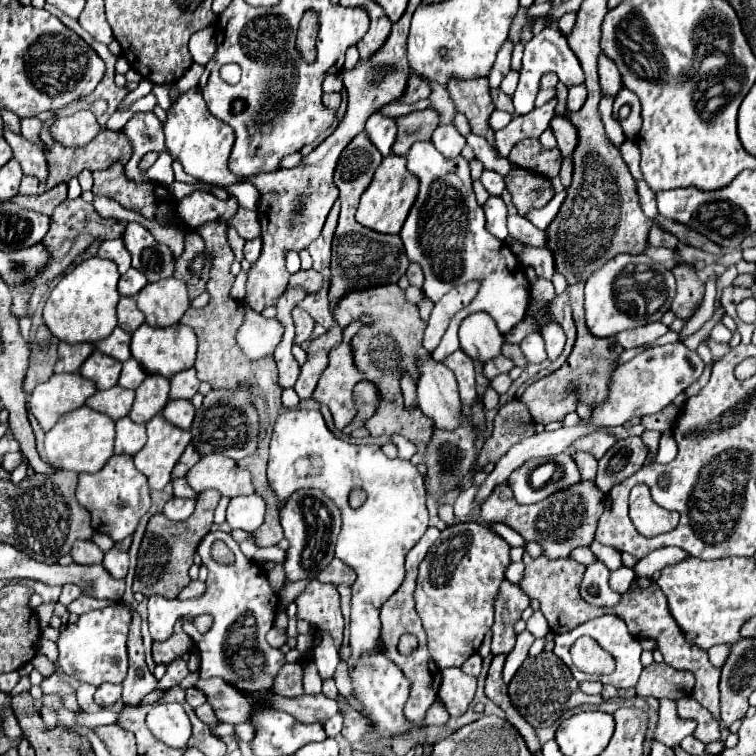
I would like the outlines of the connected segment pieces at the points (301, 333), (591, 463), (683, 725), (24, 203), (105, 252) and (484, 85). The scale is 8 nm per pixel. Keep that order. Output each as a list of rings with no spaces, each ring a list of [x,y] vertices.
[[[294,309],[292,311],[292,317],[294,317],[294,323],[296,323],[296,343],[298,345],[302,345],[304,341],[308,341],[310,339],[310,335],[312,335],[312,329],[314,329],[314,319],[306,313],[306,311],[302,311],[302,309]]]
[[[582,451],[574,453],[572,457],[574,457],[576,463],[578,463],[578,469],[580,469],[580,473],[582,473],[582,479],[594,481],[594,473],[596,473],[596,469],[598,469],[598,461],[596,461],[594,457],[590,457],[590,453],[582,453]]]
[[[662,699],[660,701],[660,713],[658,713],[658,725],[654,731],[654,739],[668,745],[668,747],[676,747],[680,745],[680,741],[688,735],[694,733],[696,723],[690,719],[680,719],[676,717],[676,705],[670,699]]]
[[[56,185],[54,189],[46,191],[44,195],[38,195],[38,197],[30,197],[30,195],[16,195],[12,197],[10,201],[12,203],[18,203],[20,207],[24,209],[32,209],[32,211],[38,211],[38,213],[44,213],[44,215],[50,215],[54,211],[56,205],[60,205],[68,195],[68,185]]]
[[[108,239],[98,247],[98,257],[112,259],[118,265],[120,273],[126,273],[130,269],[130,253],[126,251],[124,243],[120,239]]]
[[[486,79],[464,81],[464,83],[450,81],[448,93],[450,93],[450,99],[454,101],[456,109],[468,117],[468,121],[472,125],[472,133],[482,135],[492,147],[496,147],[494,131],[490,127],[490,115],[496,111],[496,107],[490,97],[488,81]]]

